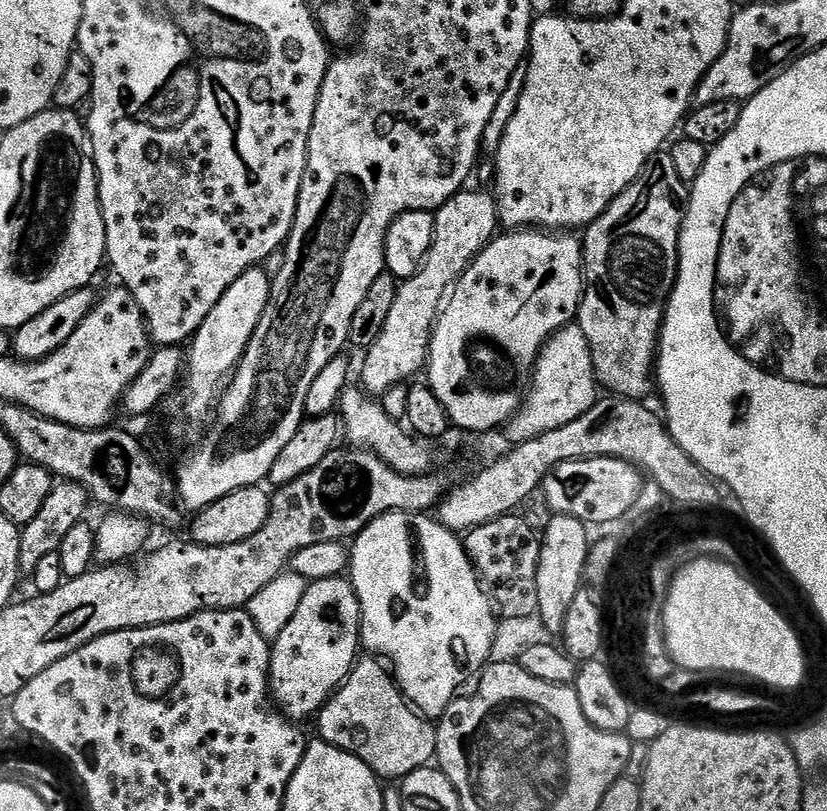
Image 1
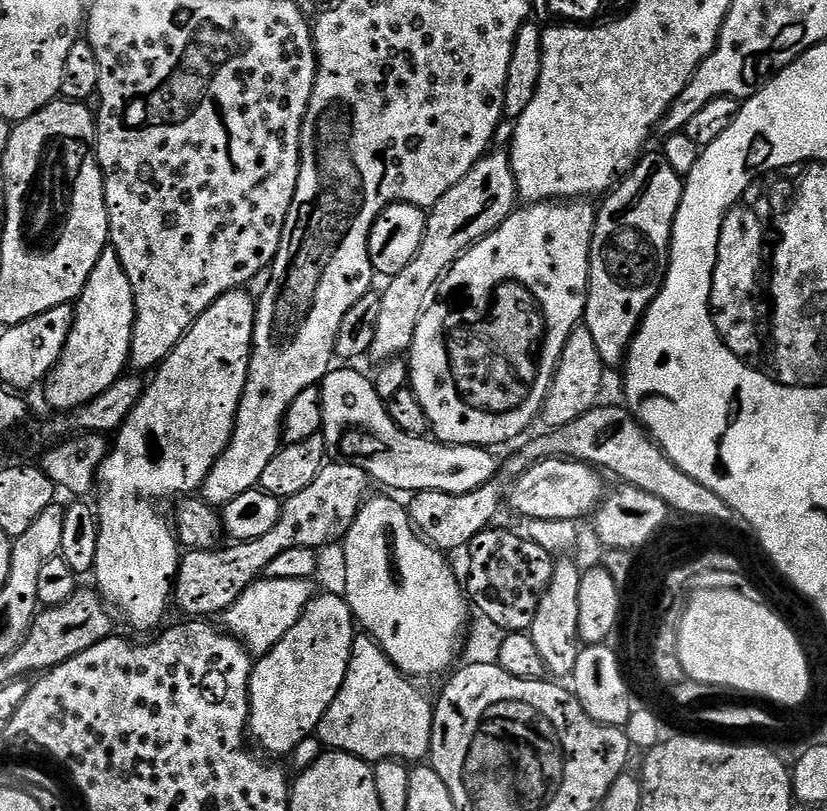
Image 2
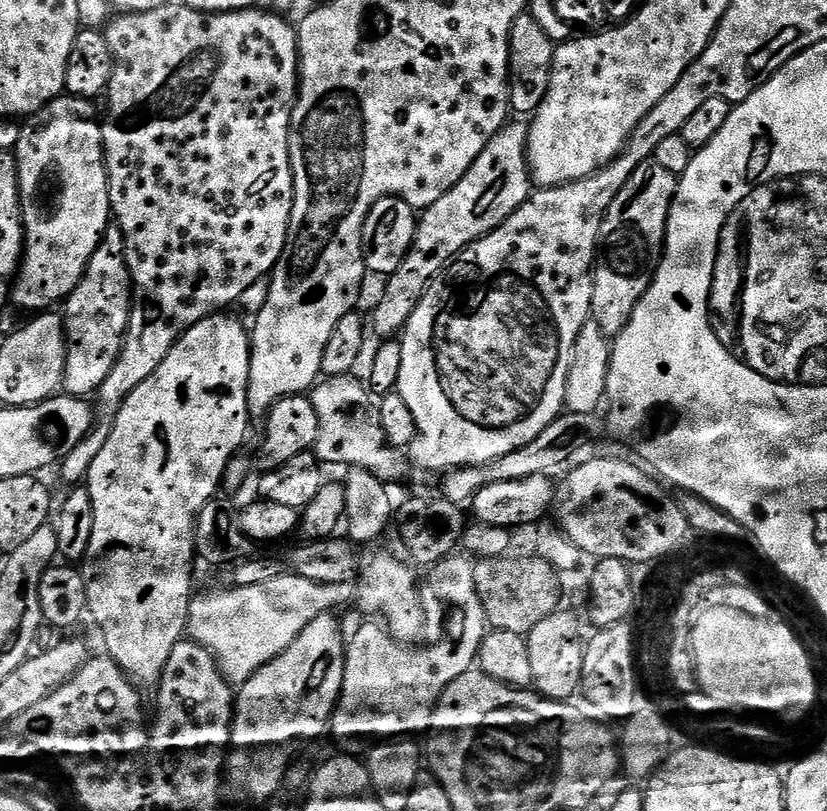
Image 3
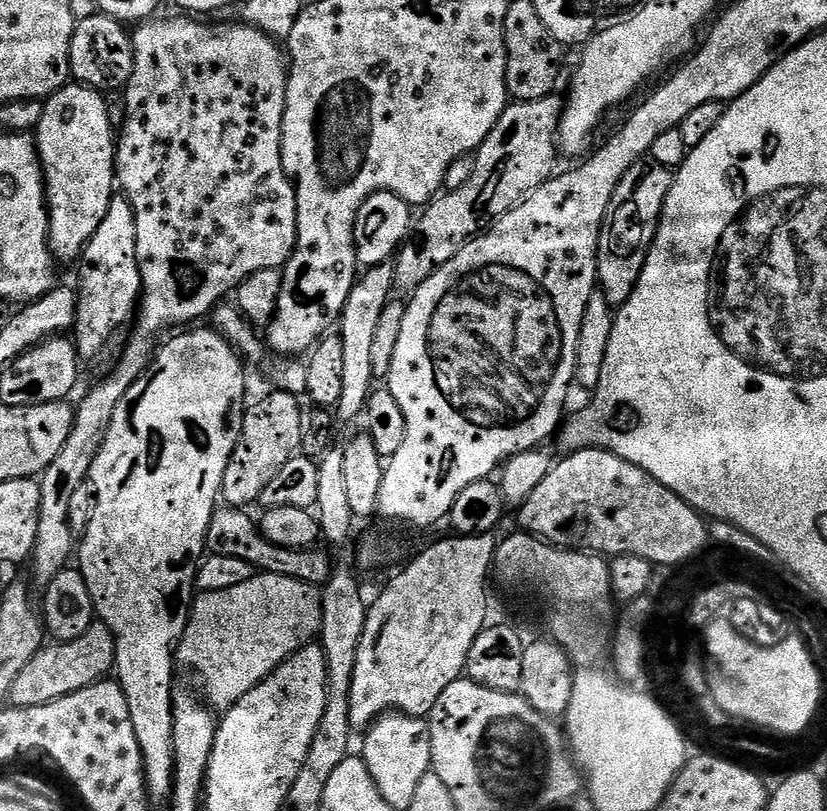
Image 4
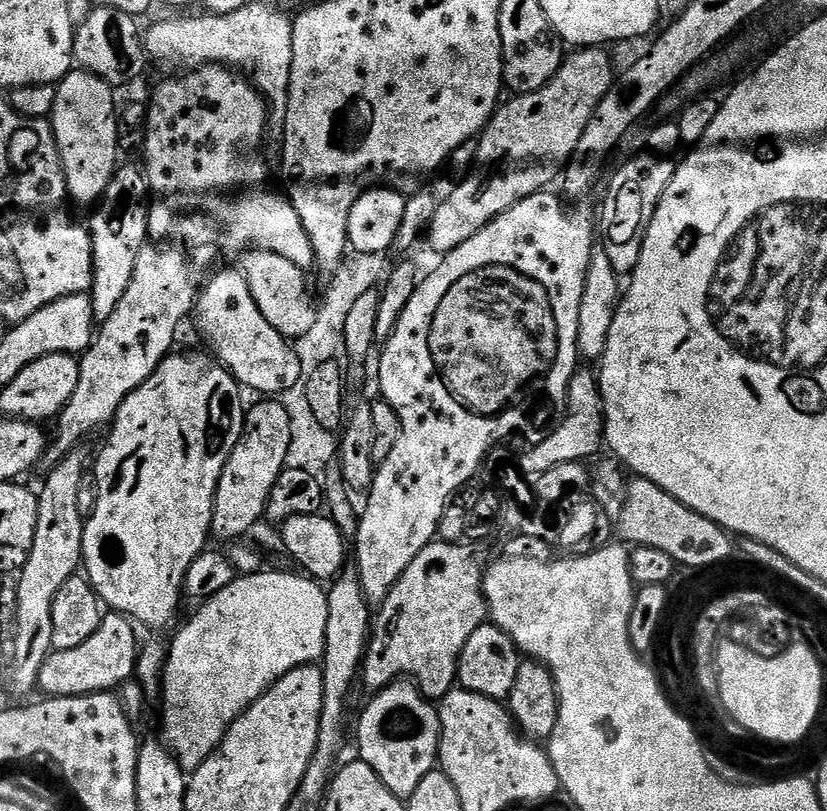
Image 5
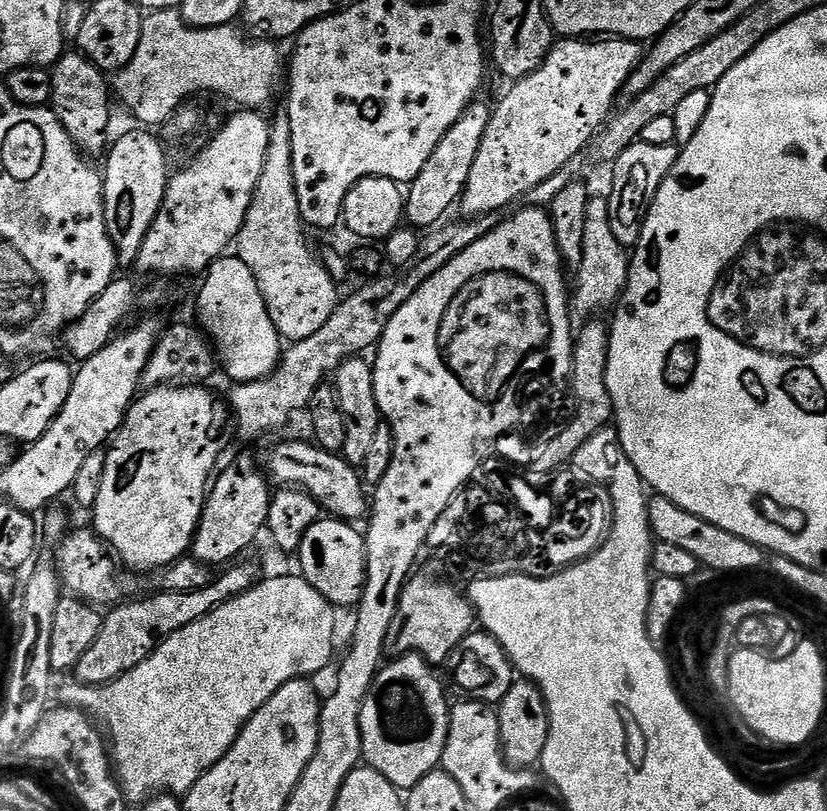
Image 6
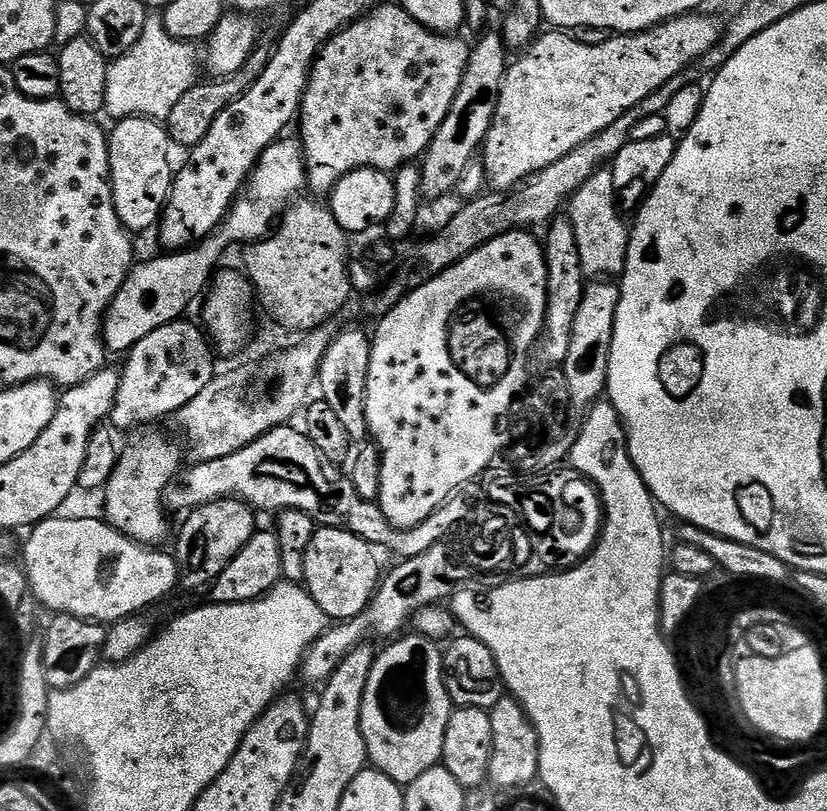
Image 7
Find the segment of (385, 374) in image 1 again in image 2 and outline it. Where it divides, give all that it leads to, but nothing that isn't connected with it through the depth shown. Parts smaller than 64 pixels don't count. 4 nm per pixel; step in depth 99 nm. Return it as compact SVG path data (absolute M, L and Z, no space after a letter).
M489 151L455 184L427 213L428 225L424 227L422 246L414 254L414 262L402 270L402 274L391 277L380 292L382 310L378 314L378 330L374 330L374 342L368 356L376 362L403 357L412 347L412 339L418 330L418 322L424 311L437 298L442 277L454 261L467 248L499 228L500 223L517 207L516 179L512 173L509 153Z

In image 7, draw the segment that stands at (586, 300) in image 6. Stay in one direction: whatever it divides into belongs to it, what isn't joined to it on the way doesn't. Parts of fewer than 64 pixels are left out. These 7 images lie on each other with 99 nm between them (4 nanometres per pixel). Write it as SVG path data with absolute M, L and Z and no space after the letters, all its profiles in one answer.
M601 170L592 175L590 180L572 196L566 205L566 215L574 226L574 235L578 238L578 254L582 258L582 270L588 278L616 278L623 273L628 257L629 225L624 225L620 217L621 205L614 190L614 178L611 171Z

